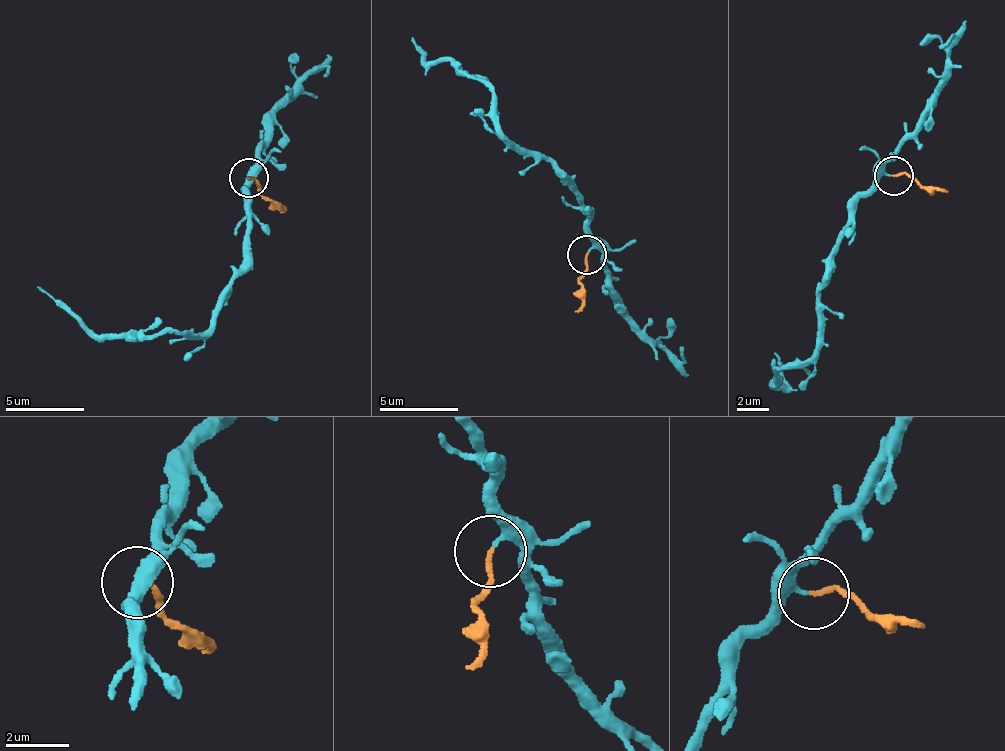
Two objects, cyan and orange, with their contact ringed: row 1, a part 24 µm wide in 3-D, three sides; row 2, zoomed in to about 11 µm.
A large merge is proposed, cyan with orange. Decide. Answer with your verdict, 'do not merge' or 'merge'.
do not merge

